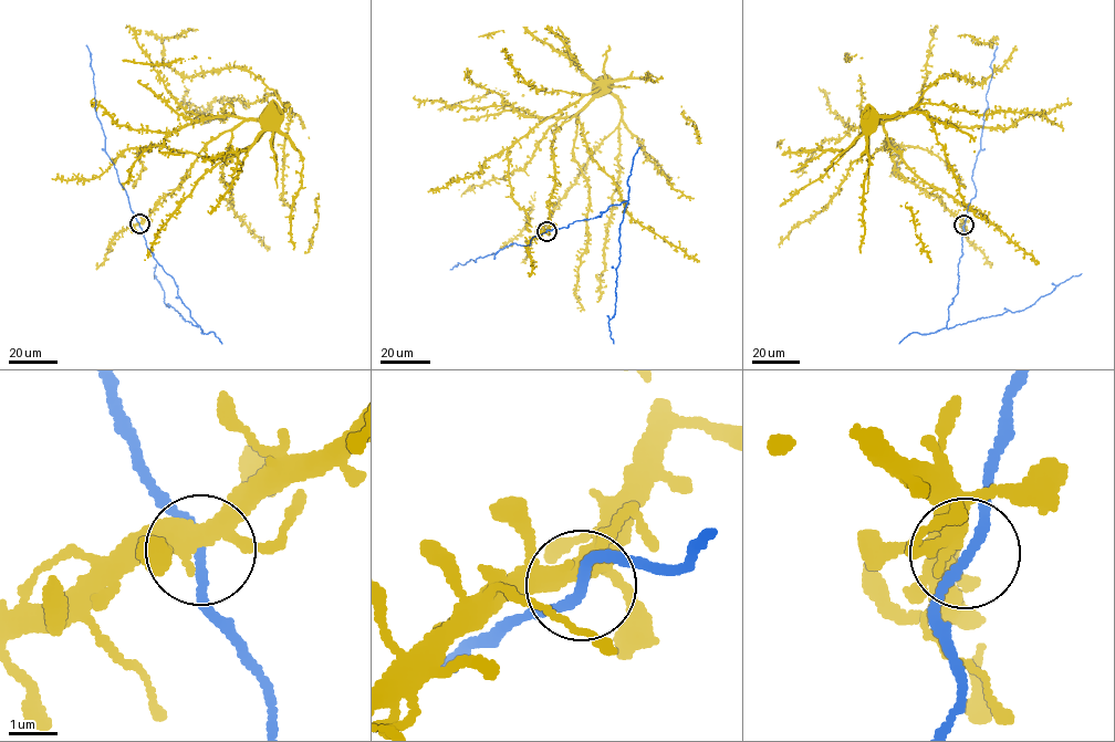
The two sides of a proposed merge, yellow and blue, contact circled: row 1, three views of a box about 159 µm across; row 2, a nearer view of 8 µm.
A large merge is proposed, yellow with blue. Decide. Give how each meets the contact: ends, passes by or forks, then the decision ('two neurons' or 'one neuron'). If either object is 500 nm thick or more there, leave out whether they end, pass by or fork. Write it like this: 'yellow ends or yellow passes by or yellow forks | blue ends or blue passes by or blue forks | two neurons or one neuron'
yellow forks | blue passes by | one neuron

